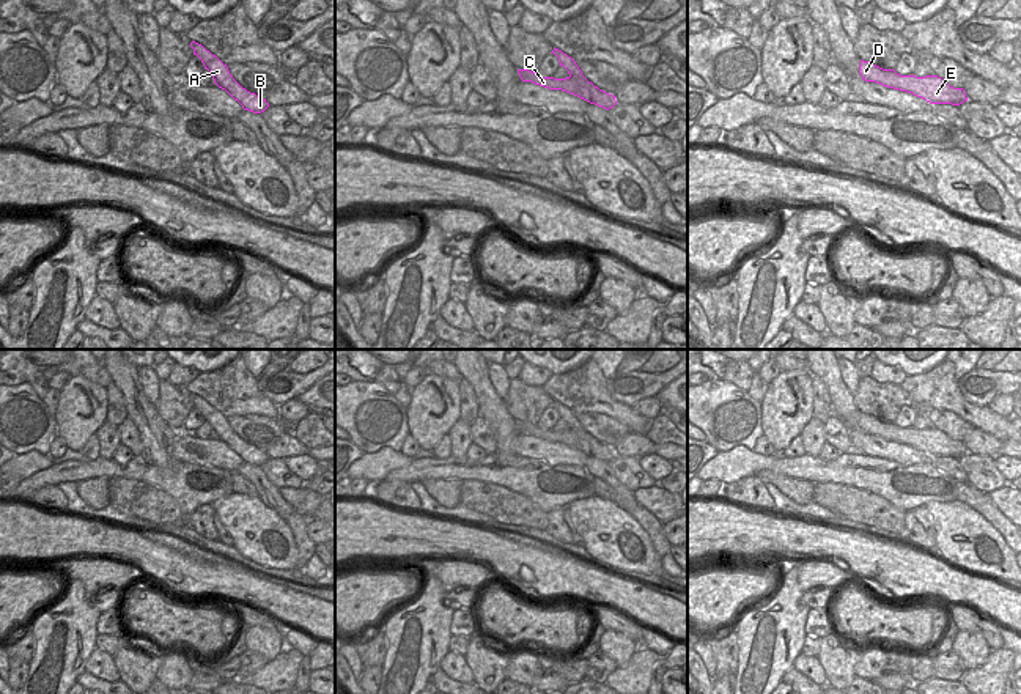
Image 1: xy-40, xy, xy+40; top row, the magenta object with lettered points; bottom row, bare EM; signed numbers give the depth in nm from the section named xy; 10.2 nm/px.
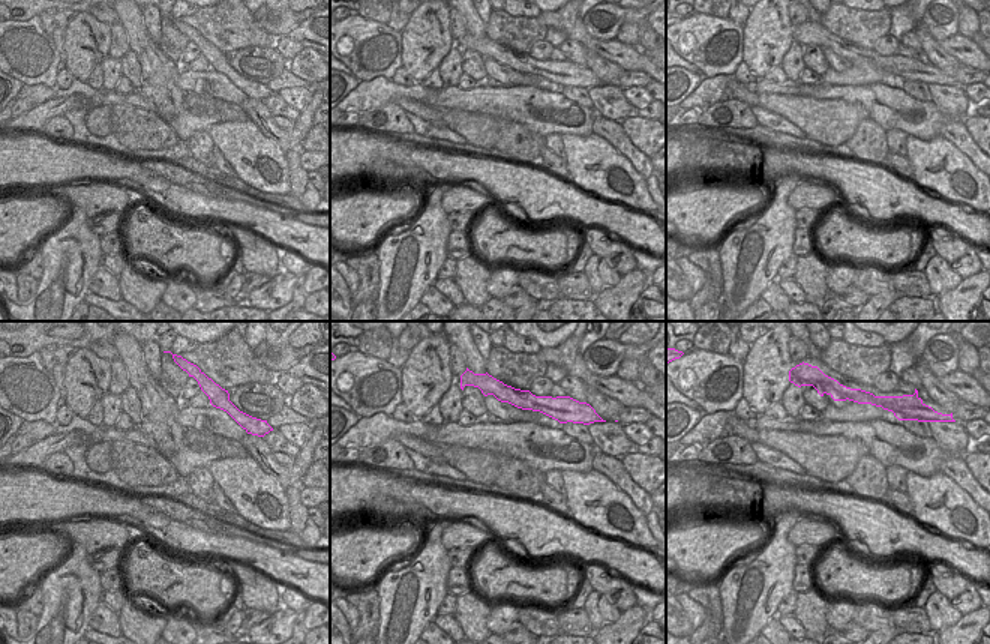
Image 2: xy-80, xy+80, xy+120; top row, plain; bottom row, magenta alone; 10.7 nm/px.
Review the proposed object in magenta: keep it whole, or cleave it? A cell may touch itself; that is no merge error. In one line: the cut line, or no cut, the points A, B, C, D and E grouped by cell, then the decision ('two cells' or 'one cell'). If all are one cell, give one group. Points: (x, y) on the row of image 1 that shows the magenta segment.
cut in xy along (570, 76), (589, 92), (590, 101); A B / C D E; two cells

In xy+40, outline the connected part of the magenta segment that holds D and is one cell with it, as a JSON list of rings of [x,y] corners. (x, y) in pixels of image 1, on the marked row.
[[[864,60],[859,63],[859,74],[865,82],[875,82],[887,88],[911,93],[930,104],[960,105],[968,101],[963,88],[953,88],[938,76],[900,76],[894,69],[883,69]]]

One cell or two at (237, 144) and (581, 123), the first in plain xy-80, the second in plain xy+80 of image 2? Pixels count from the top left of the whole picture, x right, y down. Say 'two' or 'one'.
two

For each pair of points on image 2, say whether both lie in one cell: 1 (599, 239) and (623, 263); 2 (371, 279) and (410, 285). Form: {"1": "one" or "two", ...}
{"1": "one", "2": "two"}

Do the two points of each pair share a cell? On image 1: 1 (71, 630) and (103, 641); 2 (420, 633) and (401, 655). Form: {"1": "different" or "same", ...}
{"1": "different", "2": "same"}

